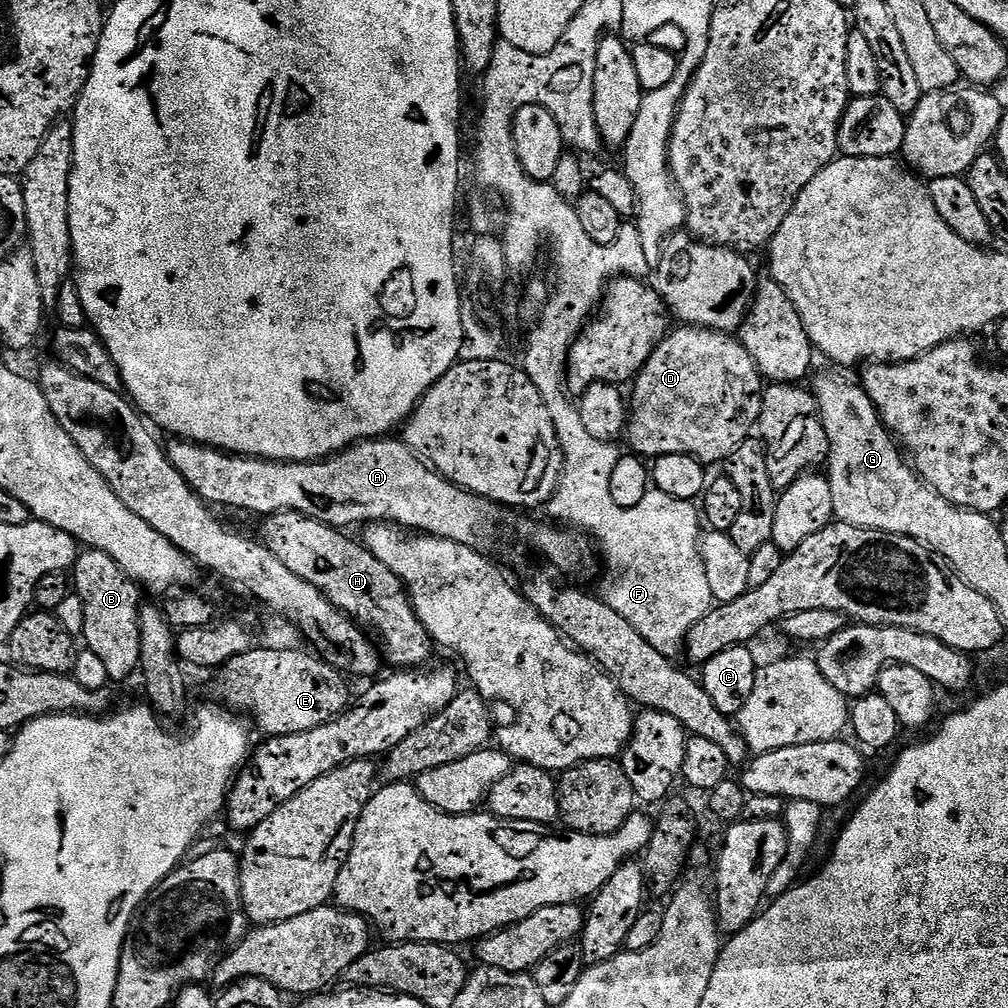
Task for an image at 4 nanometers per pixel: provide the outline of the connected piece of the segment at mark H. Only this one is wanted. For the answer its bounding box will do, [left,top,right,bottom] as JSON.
[262,512,434,670]

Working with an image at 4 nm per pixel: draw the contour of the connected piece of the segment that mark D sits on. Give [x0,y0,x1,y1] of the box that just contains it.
[626,326,765,466]

